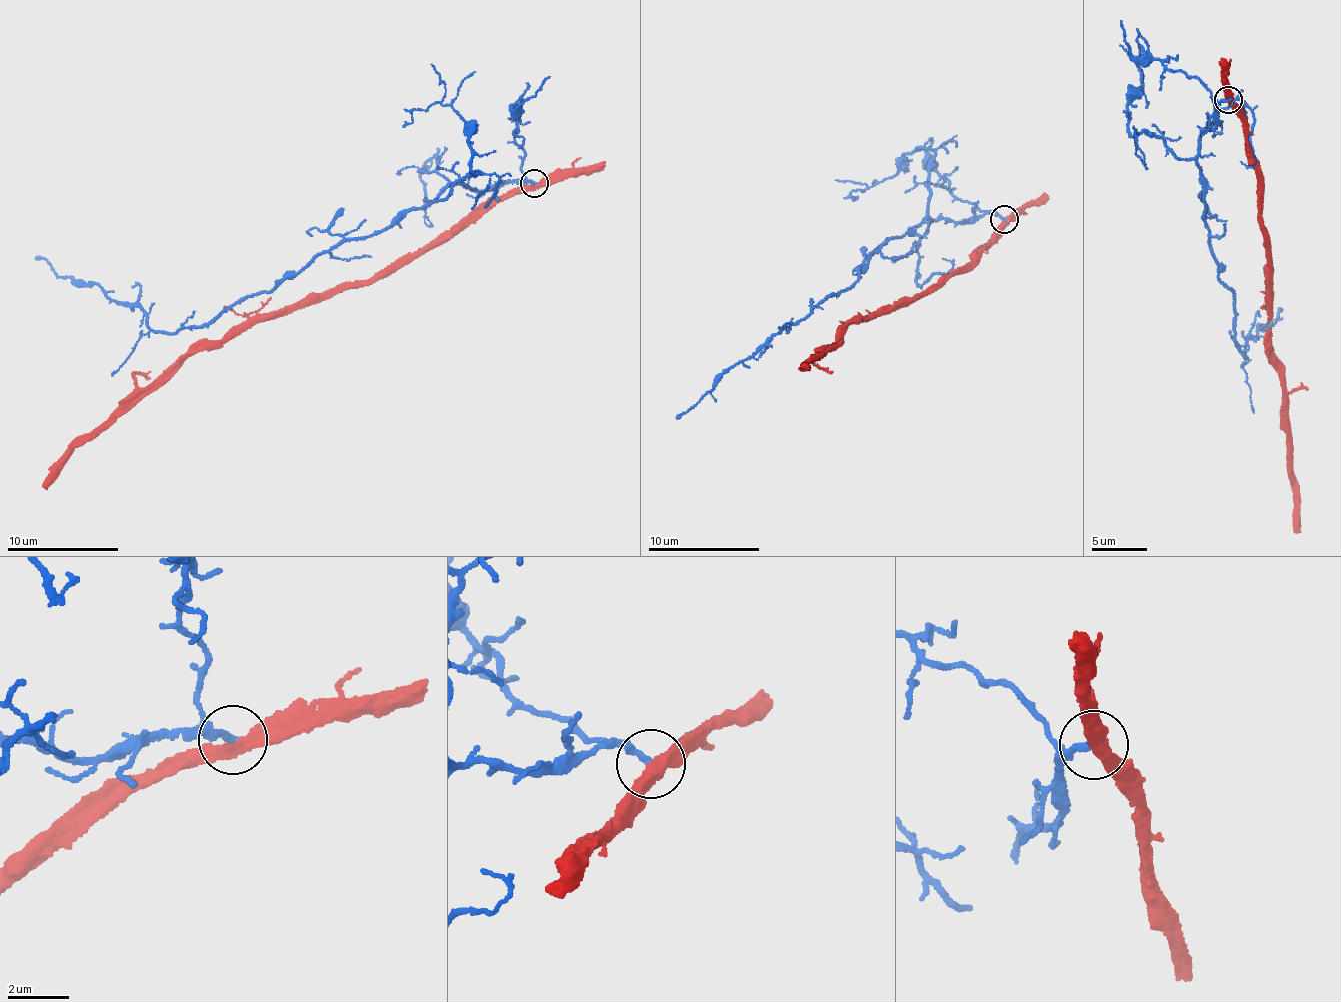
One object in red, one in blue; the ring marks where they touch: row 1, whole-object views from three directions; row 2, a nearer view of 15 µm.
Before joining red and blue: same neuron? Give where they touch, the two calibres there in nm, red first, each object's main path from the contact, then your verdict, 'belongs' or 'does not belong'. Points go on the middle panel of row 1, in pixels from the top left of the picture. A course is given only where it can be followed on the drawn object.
(1004, 219) | 400/240 nm | red via (1005, 219), (969, 265), (942, 274), (911, 298), (901, 296), (860, 317), (811, 367), (805, 364) | blue via (1005, 219), (983, 212), (967, 221), (927, 215), (906, 235), (888, 237), (850, 286), (778, 331), (676, 418) | does not belong

